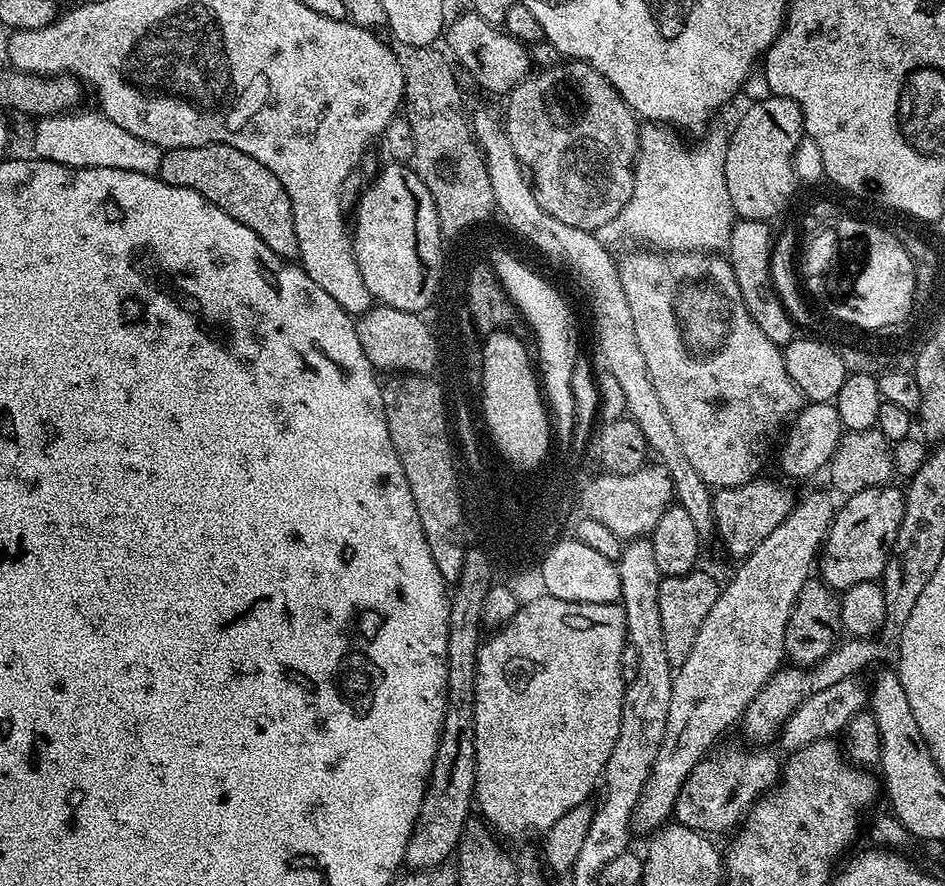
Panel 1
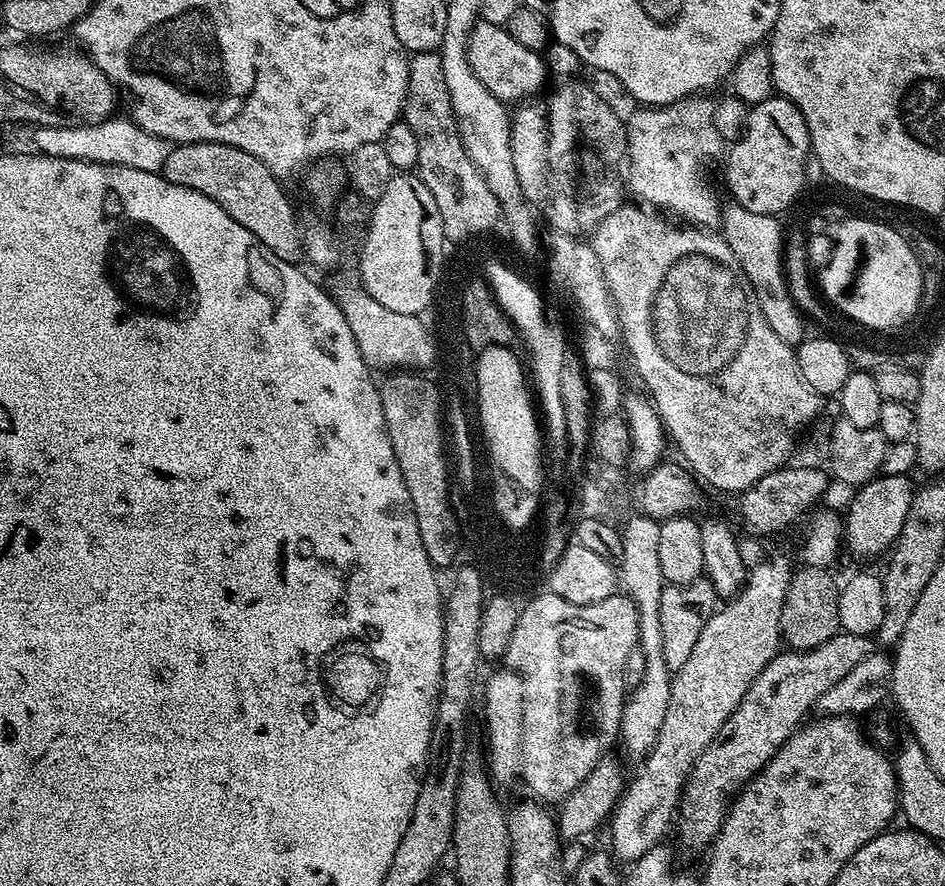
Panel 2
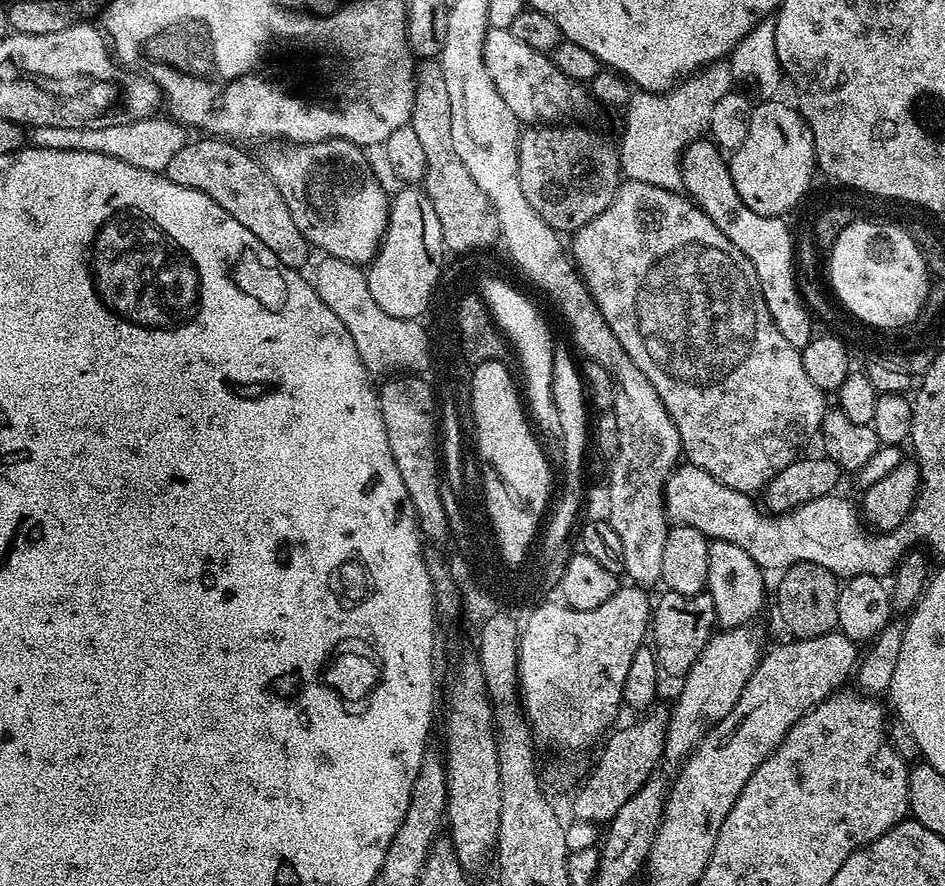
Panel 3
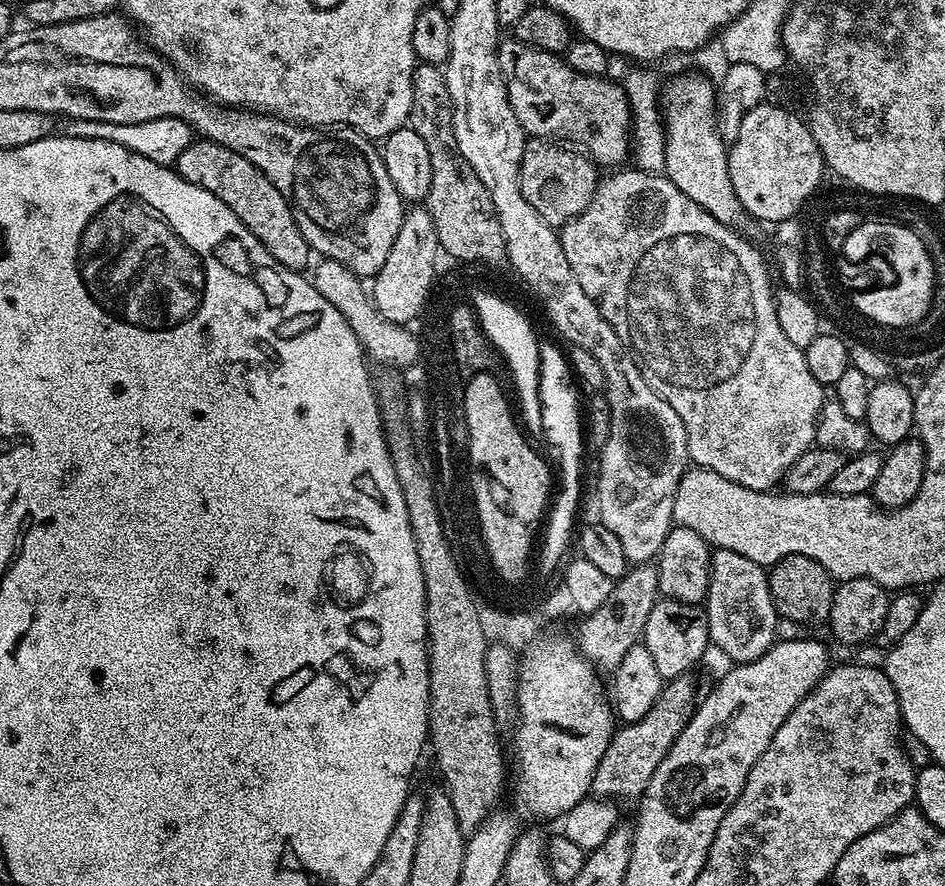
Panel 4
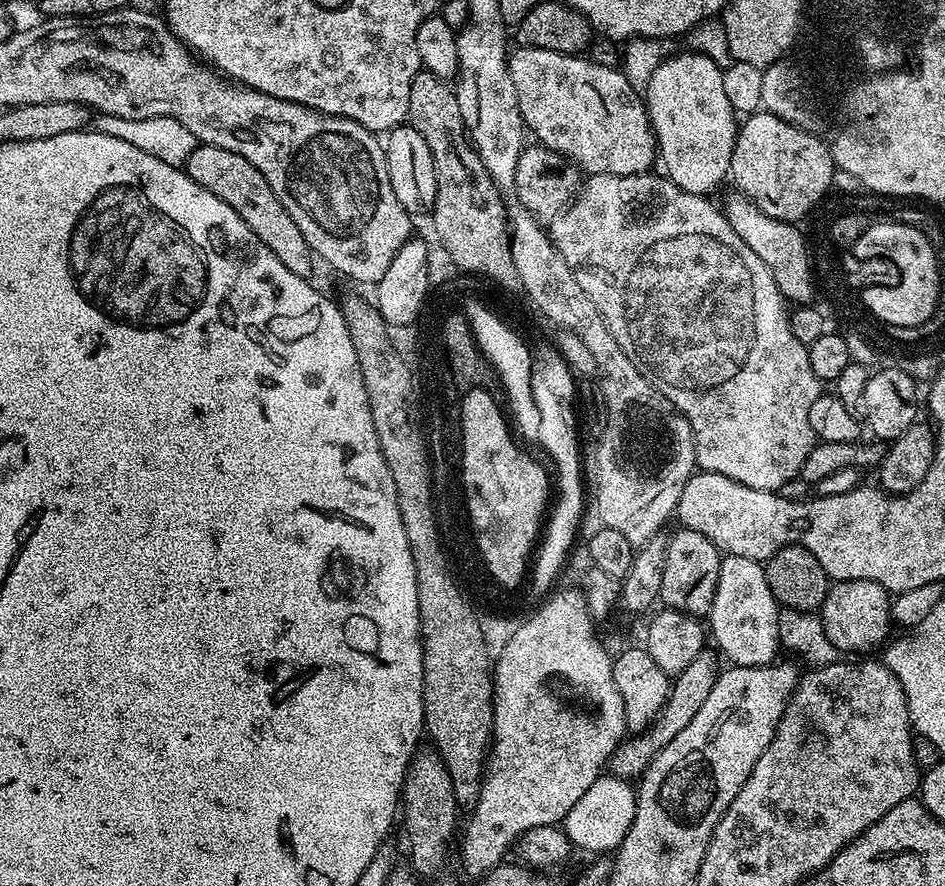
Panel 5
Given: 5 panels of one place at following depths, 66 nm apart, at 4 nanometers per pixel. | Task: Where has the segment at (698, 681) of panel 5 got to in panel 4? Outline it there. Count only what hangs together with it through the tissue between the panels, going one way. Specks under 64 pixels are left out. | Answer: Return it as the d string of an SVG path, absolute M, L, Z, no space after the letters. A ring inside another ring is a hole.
M689 674L667 681L661 687L656 705L644 717L613 731L612 740L606 746L606 754L602 754L602 762L598 762L598 770L592 779L592 792L597 797L643 796L650 778L654 778L654 770L658 770L662 758L666 758L670 746L692 718L698 703L694 677Z

